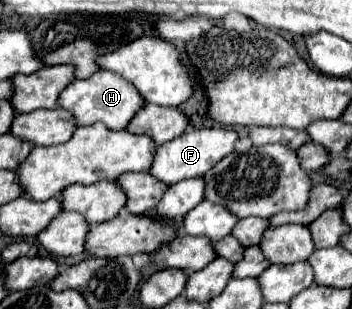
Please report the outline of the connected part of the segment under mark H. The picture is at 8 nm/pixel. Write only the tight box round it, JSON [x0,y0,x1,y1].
[59,71,145,129]

